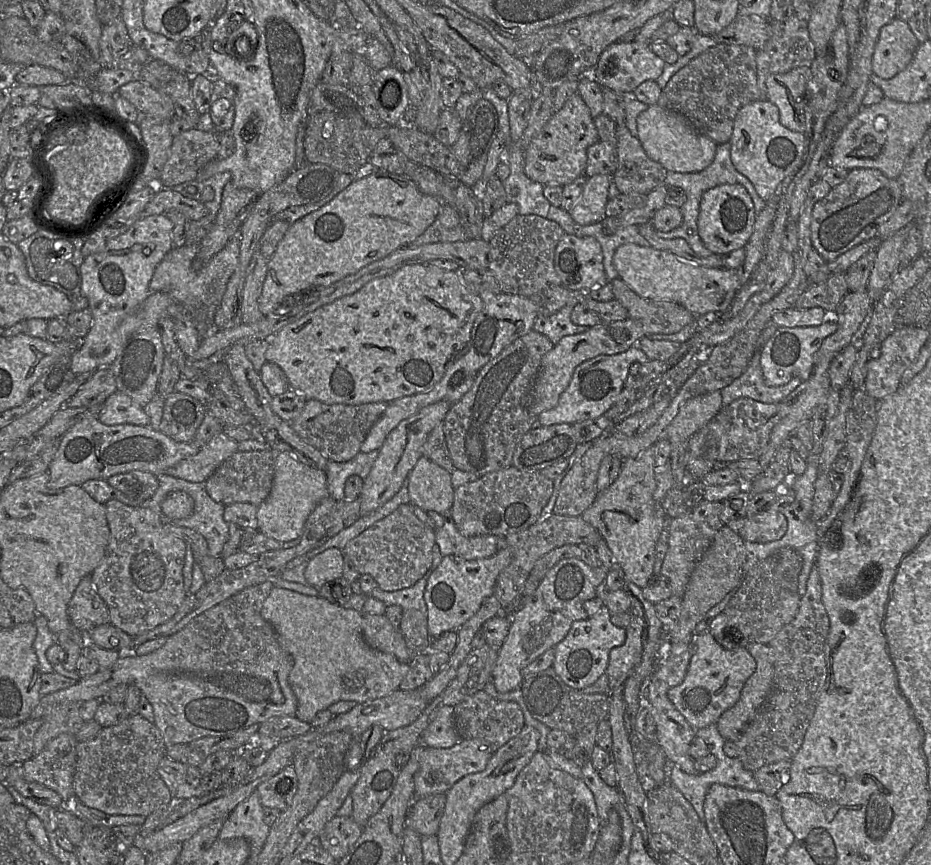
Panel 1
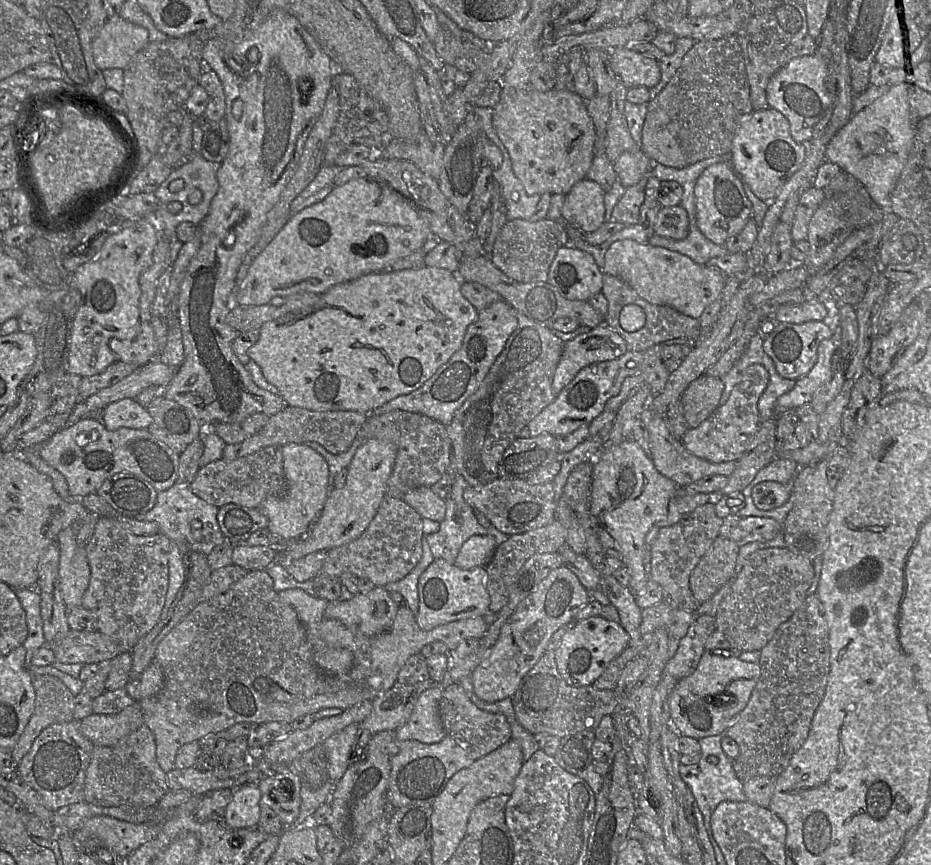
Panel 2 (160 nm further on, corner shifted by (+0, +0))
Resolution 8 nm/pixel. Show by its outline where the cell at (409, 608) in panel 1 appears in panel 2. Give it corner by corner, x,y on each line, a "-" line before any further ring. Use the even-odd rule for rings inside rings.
426,535
422,537
422,557
417,565
401,580
389,583
385,586
387,591
399,592
405,599
406,606
416,614
419,606
418,582
422,573
435,560
426,540

